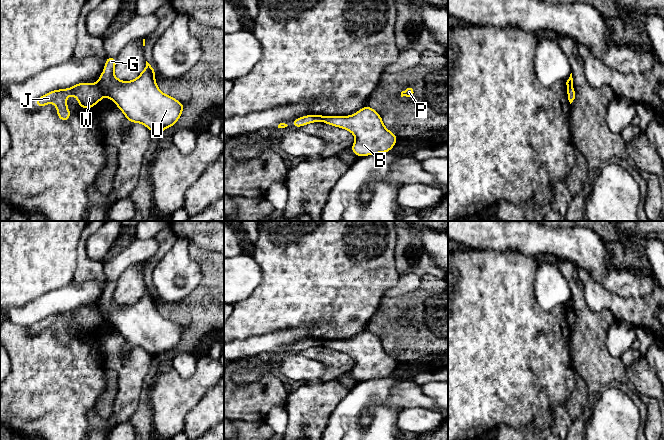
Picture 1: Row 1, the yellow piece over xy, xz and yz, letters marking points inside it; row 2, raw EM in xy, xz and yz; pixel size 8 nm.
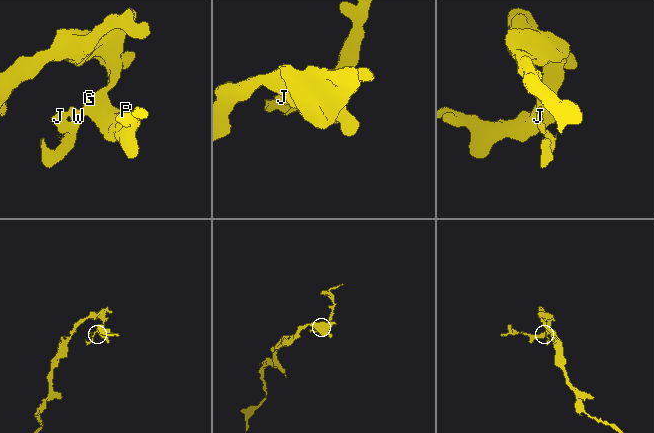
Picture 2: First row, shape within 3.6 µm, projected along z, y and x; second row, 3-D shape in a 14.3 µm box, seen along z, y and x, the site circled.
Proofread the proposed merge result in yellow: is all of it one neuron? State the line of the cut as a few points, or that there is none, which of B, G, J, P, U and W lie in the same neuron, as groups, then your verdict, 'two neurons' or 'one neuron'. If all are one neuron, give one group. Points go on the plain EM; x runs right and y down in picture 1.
cut xy (96, 307), (104, 319); groups B G P U / J W; two neurons

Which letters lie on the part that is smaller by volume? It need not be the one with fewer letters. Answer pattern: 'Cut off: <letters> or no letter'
Cut off: J, W

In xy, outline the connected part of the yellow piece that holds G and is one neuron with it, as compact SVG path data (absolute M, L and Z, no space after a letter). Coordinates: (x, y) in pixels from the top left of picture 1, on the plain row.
M107 281L97 308L126 343L143 348L155 358L177 347L185 330L158 312L154 291L146 285L145 293L131 305L119 304L114 299L115 291L116 282Z

